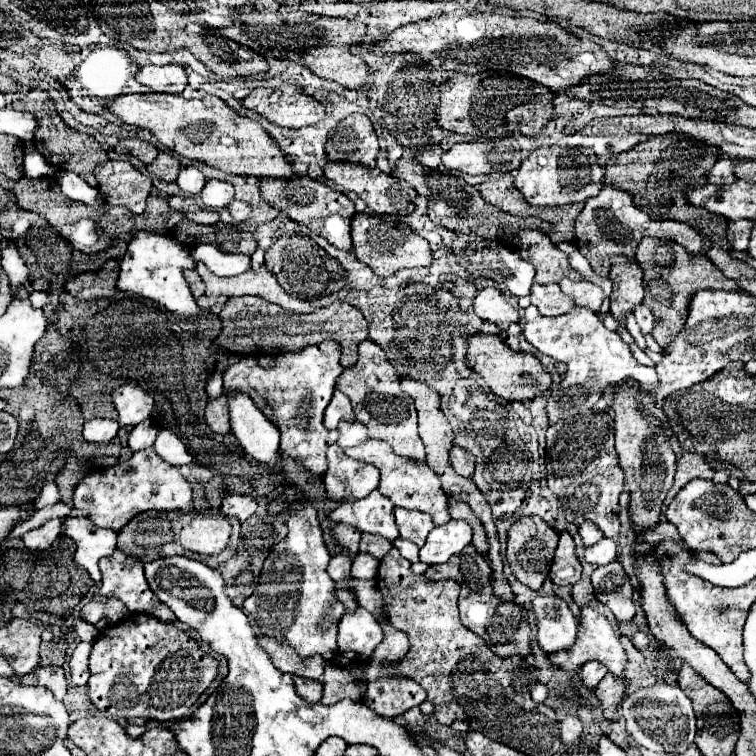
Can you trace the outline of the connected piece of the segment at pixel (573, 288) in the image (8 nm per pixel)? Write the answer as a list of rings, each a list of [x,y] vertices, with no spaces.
[[[562,278],[560,280],[560,290],[568,296],[574,298],[576,304],[582,304],[586,308],[590,308],[592,312],[598,312],[600,310],[600,300],[604,298],[604,292],[602,288],[598,288],[596,284],[592,282],[586,282],[586,280],[570,280],[570,278]]]

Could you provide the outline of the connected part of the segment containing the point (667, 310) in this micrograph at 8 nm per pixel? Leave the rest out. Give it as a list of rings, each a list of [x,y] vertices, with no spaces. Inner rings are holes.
[[[644,238],[636,250],[636,262],[644,270],[644,304],[652,310],[656,324],[652,338],[660,346],[668,346],[688,318],[690,300],[698,290],[740,290],[732,278],[726,278],[706,256],[692,258],[676,242]]]

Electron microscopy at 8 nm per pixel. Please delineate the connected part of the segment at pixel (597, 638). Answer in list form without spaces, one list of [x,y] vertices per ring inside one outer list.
[[[584,608],[580,616],[580,632],[576,644],[570,650],[550,654],[552,664],[562,666],[564,670],[576,670],[588,660],[598,660],[608,666],[616,676],[622,676],[624,668],[624,648],[616,638],[610,622],[604,614]]]

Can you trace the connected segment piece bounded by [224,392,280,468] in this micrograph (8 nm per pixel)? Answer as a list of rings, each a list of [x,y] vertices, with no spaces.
[[[226,392],[228,412],[230,412],[230,428],[240,446],[254,456],[258,462],[268,466],[278,464],[278,428],[250,402],[246,394]]]

